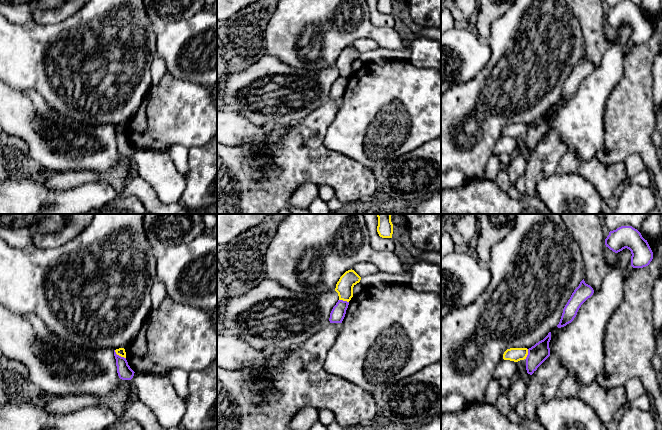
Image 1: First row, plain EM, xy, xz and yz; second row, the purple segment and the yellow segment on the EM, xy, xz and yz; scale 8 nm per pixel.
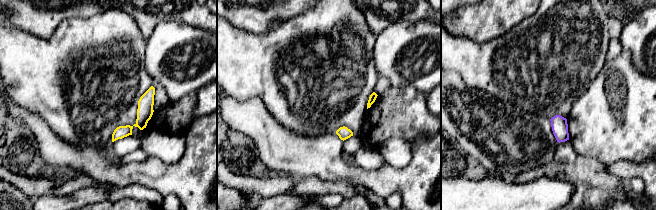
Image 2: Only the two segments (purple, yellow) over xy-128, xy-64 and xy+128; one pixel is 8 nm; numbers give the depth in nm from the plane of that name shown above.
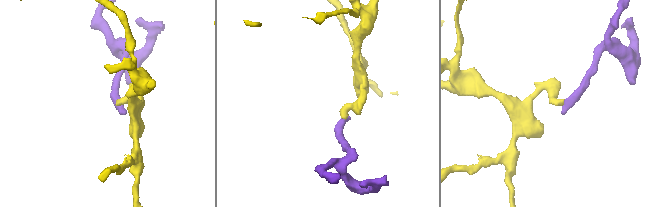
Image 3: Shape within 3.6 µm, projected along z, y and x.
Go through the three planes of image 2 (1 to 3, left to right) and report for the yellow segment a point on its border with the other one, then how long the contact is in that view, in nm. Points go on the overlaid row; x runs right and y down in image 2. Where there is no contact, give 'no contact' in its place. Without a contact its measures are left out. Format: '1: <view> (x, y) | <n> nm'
1: no contact
2: no contact
3: no contact

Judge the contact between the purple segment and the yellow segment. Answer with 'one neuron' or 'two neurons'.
two neurons

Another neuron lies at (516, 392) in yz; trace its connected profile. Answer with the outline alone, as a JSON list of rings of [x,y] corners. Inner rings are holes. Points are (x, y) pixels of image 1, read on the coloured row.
[[[525,359],[518,361],[517,365],[519,369],[518,374],[511,380],[510,387],[506,393],[506,397],[512,409],[514,409],[521,400],[524,400],[531,377],[531,375],[527,373]]]

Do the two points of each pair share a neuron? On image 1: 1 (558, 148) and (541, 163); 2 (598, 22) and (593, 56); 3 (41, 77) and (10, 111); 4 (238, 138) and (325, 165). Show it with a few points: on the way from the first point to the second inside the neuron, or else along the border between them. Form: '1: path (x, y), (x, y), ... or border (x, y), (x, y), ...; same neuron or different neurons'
1: path (554, 150), (545, 159); same neuron
2: path (594, 30), (594, 48); same neuron
3: border (10, 86), (16, 90), (35, 90), (48, 104); different neurons
4: border (278, 142), (273, 144), (243, 143), (232, 146); different neurons

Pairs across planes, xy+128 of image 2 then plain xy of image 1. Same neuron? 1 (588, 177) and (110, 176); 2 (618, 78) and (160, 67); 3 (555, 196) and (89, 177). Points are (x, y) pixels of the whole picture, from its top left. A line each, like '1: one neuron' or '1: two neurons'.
1: one neuron
2: two neurons
3: two neurons

